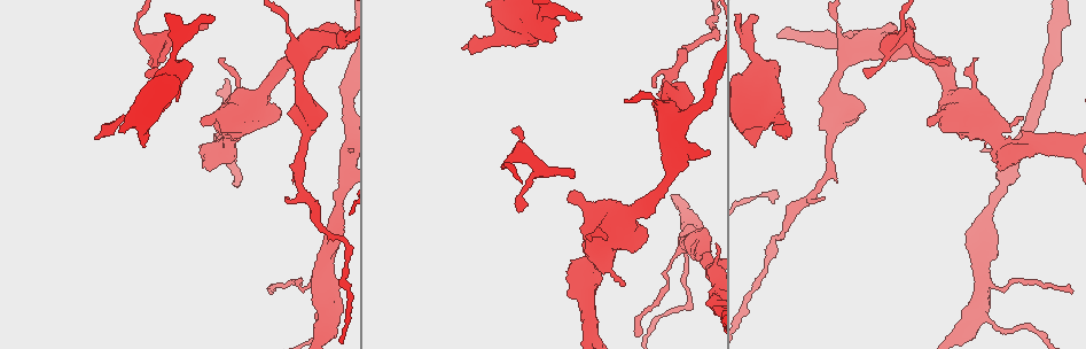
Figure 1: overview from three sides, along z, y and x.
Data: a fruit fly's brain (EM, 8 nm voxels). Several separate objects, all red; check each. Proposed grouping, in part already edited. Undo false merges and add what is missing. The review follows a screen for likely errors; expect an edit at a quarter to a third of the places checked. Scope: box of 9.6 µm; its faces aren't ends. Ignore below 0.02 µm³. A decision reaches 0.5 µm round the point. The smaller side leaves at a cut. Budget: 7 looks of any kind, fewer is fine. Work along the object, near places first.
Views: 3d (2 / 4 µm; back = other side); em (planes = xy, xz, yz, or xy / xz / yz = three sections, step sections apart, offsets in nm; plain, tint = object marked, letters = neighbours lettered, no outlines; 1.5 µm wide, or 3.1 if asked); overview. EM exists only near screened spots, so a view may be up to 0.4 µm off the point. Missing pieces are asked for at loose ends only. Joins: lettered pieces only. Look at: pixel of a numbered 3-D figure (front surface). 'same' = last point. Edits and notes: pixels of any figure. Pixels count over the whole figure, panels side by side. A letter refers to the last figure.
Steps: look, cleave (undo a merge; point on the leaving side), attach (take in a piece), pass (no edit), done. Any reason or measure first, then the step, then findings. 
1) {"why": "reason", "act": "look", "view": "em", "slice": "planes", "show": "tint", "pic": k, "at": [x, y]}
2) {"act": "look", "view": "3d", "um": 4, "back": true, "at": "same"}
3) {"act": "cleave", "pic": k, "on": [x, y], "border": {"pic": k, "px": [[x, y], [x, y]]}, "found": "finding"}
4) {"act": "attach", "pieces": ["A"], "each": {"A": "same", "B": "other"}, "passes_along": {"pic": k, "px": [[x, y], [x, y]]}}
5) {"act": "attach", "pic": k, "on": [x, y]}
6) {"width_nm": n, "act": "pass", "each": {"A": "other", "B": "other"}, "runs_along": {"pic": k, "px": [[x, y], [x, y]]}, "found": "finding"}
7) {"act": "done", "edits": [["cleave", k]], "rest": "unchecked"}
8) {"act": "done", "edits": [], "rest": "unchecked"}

{"why": "branch stops here", "act": "look", "view": "em", "slice": "planes", "show": "letters", "pic": 1, "at": [580, 19]}

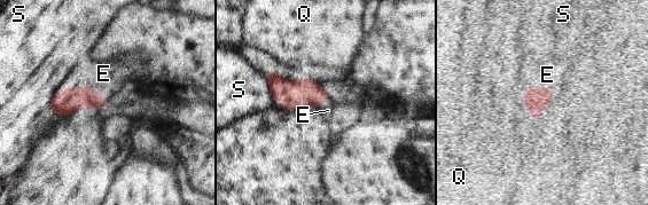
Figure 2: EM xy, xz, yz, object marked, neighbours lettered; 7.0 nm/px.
{"width_nm": 140, "act": "attach", "pieces": ["E"], "each": {"E": "same", "Q": "other", "S": "other"}, "passes_along": {"pic": 2, "px": [[70, 101], [82, 88], [103, 73]]}, "found": "the neuron continues"}

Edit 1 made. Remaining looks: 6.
{"why": "tapers out", "act": "look", "view": "em", "slice": "planes", "show": "letters", "pic": 1, "at": [513, 128]}

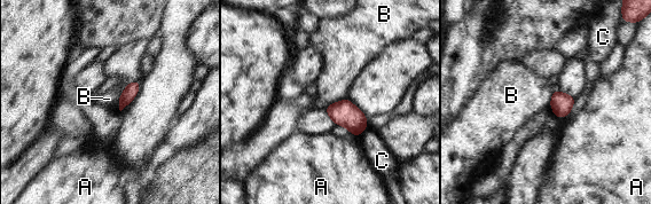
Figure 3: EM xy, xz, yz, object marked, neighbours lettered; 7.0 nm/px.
{"width_nm": 90, "act": "pass", "each": {"A": "other", "B": "other", "C": "other"}, "border": {"pic": 3, "px": [[126, 85], [118, 100], [118, 107]]}, "found": "no lettered piece goes on from it"}

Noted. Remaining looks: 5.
{"why": "branch stops here", "act": "look", "view": "3d", "um": 2, "pic": 1, "at": [570, 176]}

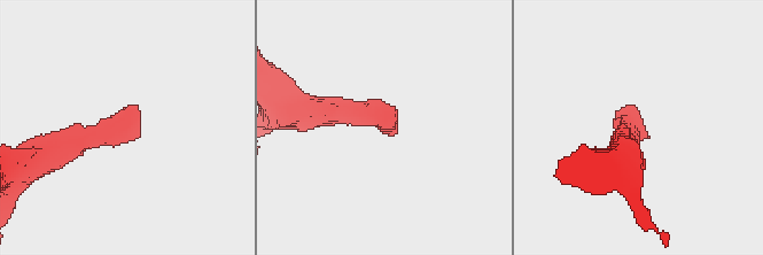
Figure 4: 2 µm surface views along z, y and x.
{"why": "need the tissue", "act": "look", "view": "em", "slice": "xy", "step": 8, "show": "letters", "pic": 4, "at": [386, 125]}

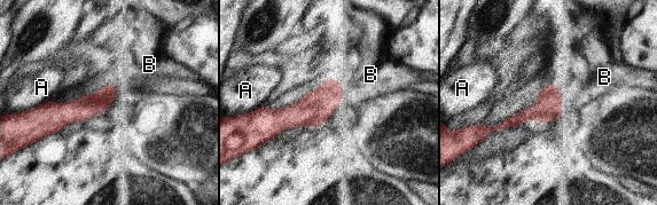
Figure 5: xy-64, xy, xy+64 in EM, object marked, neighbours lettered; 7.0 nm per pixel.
{"width_nm": 130, "act": "attach", "pieces": ["B"], "each": {"A": "other", "B": "same"}, "passes_along": {"pic": 5, "px": [[549, 107], [561, 100], [592, 84]]}, "found": "it goes on there"}

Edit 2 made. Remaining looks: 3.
{"act": "done", "edits": [["attach", 2], ["attach", 5]], "rest": "unchecked"}

